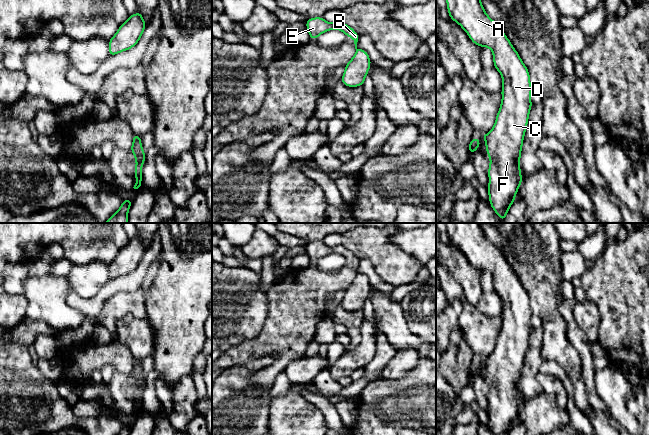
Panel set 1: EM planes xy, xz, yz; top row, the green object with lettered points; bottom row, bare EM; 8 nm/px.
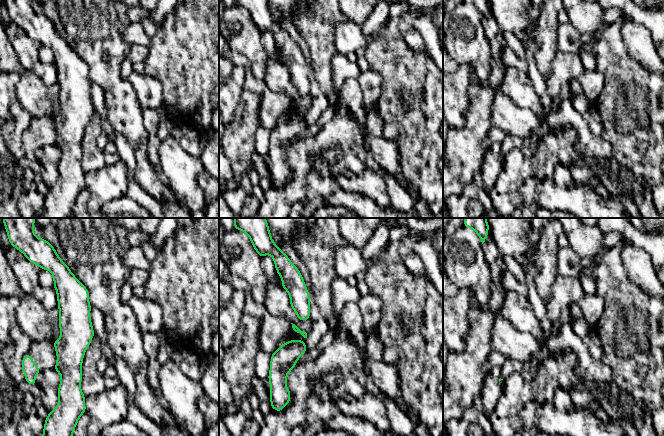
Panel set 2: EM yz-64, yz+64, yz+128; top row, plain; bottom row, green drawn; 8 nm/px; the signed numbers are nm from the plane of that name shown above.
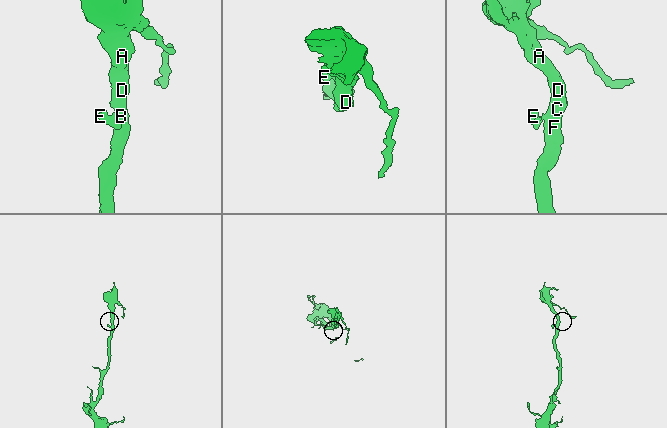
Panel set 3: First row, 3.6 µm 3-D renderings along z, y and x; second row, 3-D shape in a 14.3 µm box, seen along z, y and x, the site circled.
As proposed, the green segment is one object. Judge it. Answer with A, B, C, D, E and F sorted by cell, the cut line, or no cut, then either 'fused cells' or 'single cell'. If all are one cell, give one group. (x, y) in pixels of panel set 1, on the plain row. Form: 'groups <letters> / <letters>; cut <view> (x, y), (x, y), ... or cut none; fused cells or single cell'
groups A C D F / B E; cut yz (487, 360), (485, 363); fused cells

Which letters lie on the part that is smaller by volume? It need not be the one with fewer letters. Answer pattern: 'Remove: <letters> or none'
Remove: B, E

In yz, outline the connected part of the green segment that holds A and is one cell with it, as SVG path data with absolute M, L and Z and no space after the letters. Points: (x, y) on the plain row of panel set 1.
M446 223L449 241L458 247L471 265L480 271L489 271L493 277L494 291L502 300L502 325L496 345L486 363L486 376L490 382L489 425L494 435L508 435L514 427L523 405L520 381L523 363L532 331L530 299L518 276L511 269L501 251L485 236L480 223Z

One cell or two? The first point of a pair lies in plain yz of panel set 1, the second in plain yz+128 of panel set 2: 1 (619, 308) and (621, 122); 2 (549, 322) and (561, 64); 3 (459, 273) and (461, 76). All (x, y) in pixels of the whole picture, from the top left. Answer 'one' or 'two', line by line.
1: one
2: two
3: two

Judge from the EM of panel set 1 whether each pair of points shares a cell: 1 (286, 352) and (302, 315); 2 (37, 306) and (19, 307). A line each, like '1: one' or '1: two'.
1: one
2: two

